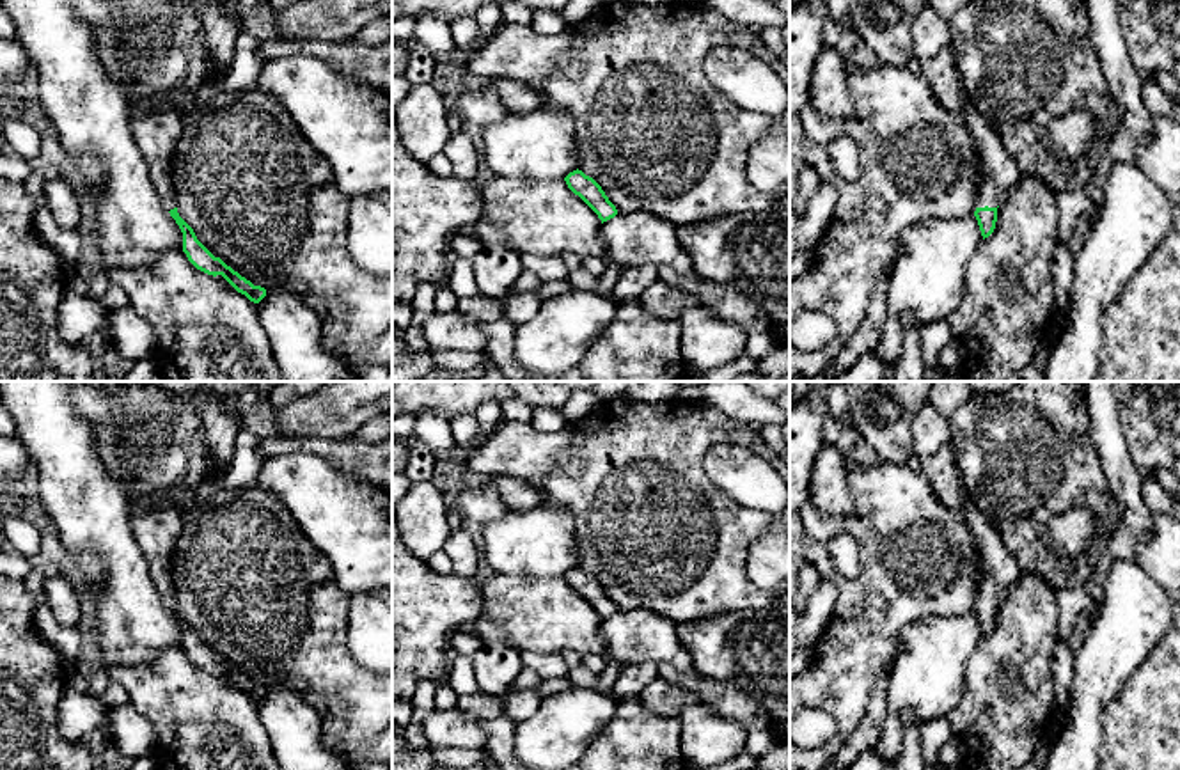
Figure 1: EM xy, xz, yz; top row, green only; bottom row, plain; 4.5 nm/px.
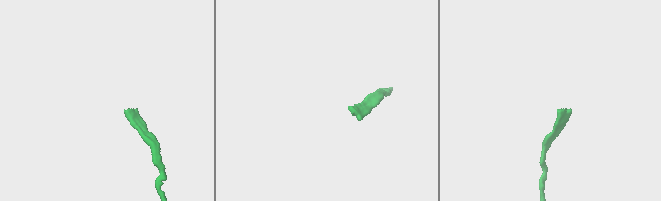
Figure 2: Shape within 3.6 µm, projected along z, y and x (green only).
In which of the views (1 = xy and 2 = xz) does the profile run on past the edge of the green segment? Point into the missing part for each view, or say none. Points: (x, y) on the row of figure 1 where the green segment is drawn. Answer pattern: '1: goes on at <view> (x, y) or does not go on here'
1: goes on at xy (157, 133)
2: does not go on here

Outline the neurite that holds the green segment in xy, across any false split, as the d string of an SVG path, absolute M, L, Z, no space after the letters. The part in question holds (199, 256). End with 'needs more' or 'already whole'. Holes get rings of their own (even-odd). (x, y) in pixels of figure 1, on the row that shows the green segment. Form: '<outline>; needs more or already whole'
M170 108L147 112L131 121L131 131L137 145L147 160L149 176L156 192L161 195L165 208L183 232L183 252L188 261L208 275L222 275L238 293L245 295L250 302L259 303L266 296L266 289L254 286L220 257L215 257L177 213L170 179L170 158L183 133L181 115Z; needs more

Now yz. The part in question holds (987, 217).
M964 89L962 112L981 161L981 179L976 195L974 216L985 240L995 229L997 208L1020 183L1024 172L1019 169L1017 161L1006 153L999 133L992 130L985 122L985 119L974 110Z; needs more

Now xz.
M582 170L570 172L564 181L598 215L602 224L618 215L616 206L609 200L602 186Z; already whole

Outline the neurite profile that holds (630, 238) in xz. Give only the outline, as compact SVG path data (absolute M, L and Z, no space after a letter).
M618 213L602 224L600 234L607 259L621 266L664 266L692 271L692 259L680 245L676 225L651 213Z

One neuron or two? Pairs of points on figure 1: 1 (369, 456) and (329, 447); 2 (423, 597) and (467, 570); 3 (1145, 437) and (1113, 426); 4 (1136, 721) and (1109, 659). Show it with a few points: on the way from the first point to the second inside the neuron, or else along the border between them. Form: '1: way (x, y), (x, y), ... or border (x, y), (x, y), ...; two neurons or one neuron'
1: way (359, 456), (339, 453); one neuron
2: border (453, 573), (474, 581); two neurons
3: border (1117, 400), (1122, 430), (1138, 469); two neurons
4: border (1148, 655), (1106, 707), (1102, 724); two neurons

